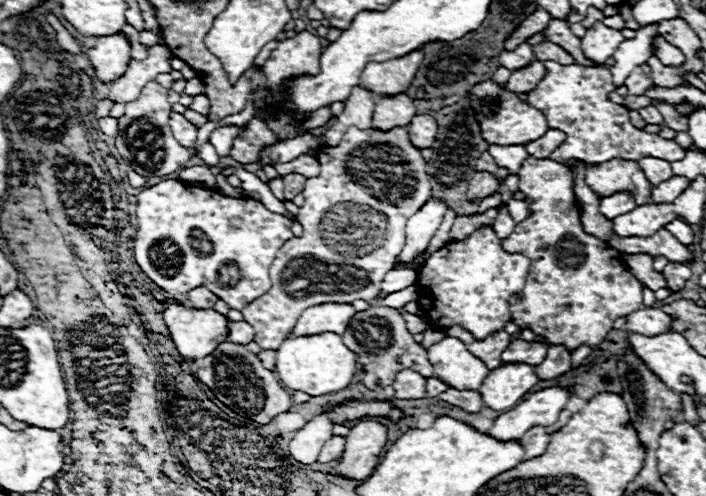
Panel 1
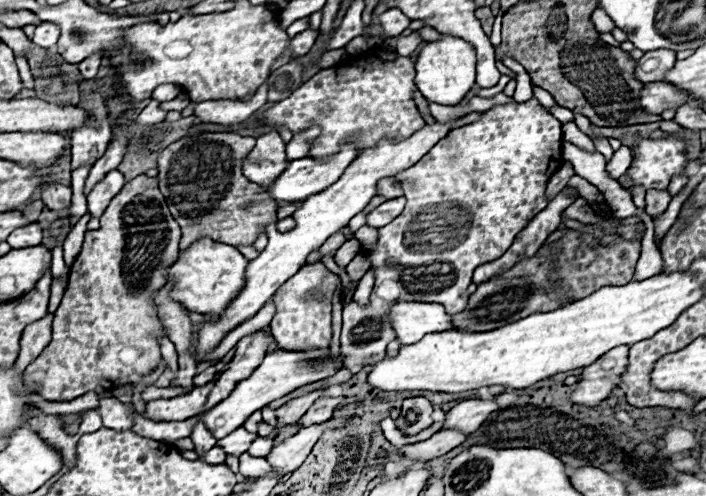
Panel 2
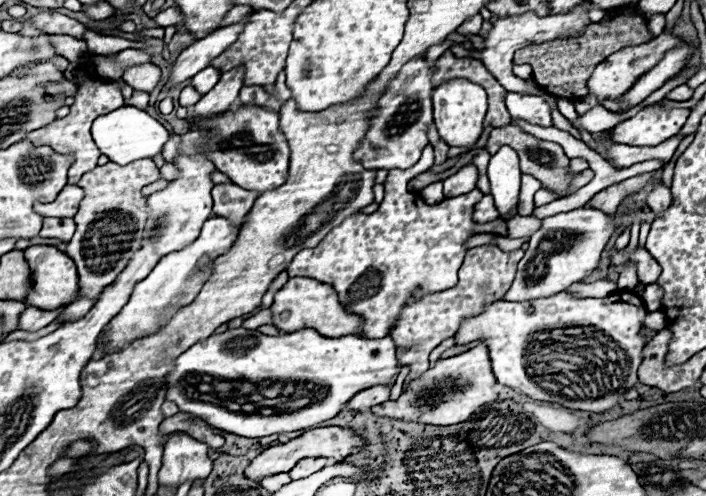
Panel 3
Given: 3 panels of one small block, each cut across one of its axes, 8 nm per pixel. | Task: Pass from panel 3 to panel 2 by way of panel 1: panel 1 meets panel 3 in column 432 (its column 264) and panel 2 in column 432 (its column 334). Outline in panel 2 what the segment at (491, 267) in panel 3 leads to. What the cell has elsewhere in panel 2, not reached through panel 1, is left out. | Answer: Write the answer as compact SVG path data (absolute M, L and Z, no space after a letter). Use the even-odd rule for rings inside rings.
M536 98L522 104L498 106L482 114L478 122L452 130L436 146L432 146L430 152L426 152L412 168L406 168L404 172L398 172L394 176L404 190L406 208L390 224L378 228L378 240L374 246L370 248L362 246L362 252L366 254L374 270L372 330L366 330L366 336L358 336L358 346L354 346L354 350L342 350L346 358L362 362L362 364L344 364L350 372L356 374L364 366L372 364L372 360L380 360L380 356L386 354L386 344L394 340L392 328L382 328L388 326L386 322L388 306L378 306L378 304L398 300L402 294L402 298L410 302L438 302L446 308L448 314L464 310L466 298L462 294L470 286L472 272L478 266L500 258L512 246L514 238L528 226L528 222L546 208L548 204L546 184L562 164L560 126L562 124L552 114L548 114L538 104Z

